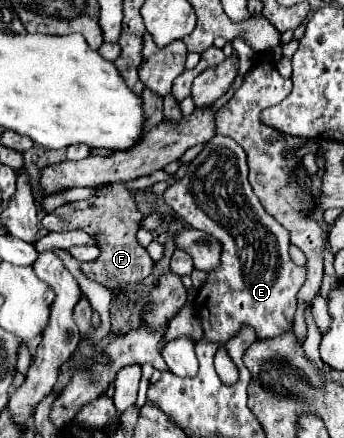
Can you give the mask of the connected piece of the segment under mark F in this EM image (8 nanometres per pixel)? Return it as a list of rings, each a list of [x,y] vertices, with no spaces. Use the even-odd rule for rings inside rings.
[[[123,183],[101,185],[101,187],[97,187],[95,197],[57,207],[53,213],[45,215],[41,223],[47,231],[81,229],[81,231],[89,233],[91,237],[95,237],[99,241],[97,247],[101,249],[101,255],[91,263],[83,263],[81,269],[89,279],[105,285],[109,291],[113,289],[115,283],[139,285],[147,275],[151,275],[153,259],[149,257],[145,247],[139,245],[139,241],[135,237],[139,223],[141,223],[141,213],[135,207],[131,191],[127,191],[123,187]]]

